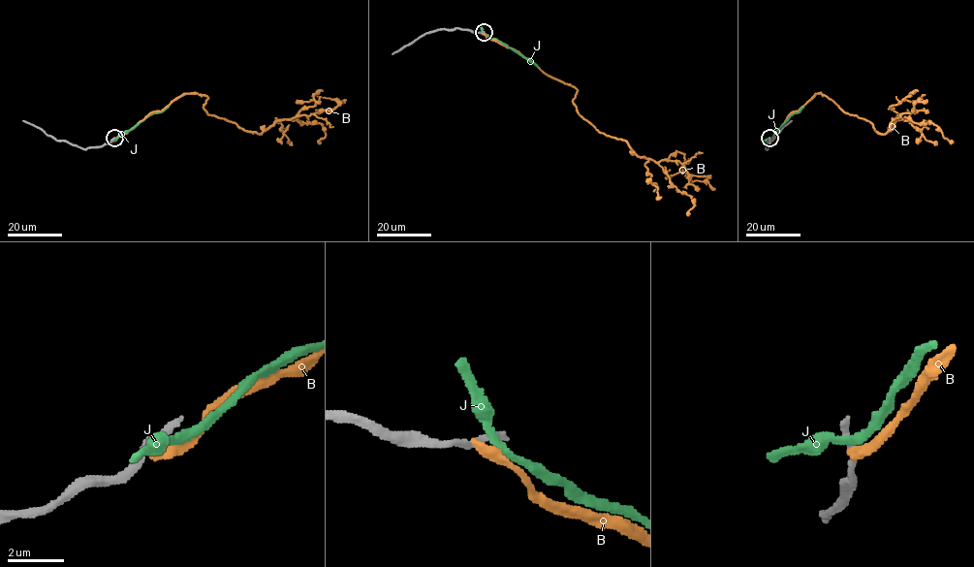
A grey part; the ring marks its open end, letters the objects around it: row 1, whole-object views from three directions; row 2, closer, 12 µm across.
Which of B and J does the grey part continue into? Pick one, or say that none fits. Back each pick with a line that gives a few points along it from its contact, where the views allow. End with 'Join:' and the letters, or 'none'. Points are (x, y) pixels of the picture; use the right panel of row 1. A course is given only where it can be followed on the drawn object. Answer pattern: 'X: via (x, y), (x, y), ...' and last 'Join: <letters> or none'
Join: none

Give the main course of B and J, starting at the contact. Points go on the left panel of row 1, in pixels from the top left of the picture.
B: (111, 141), (186, 94), (203, 94), (208, 114), (258, 134), (277, 121), (338, 105), (314, 94)
J: (112, 140), (168, 106)

